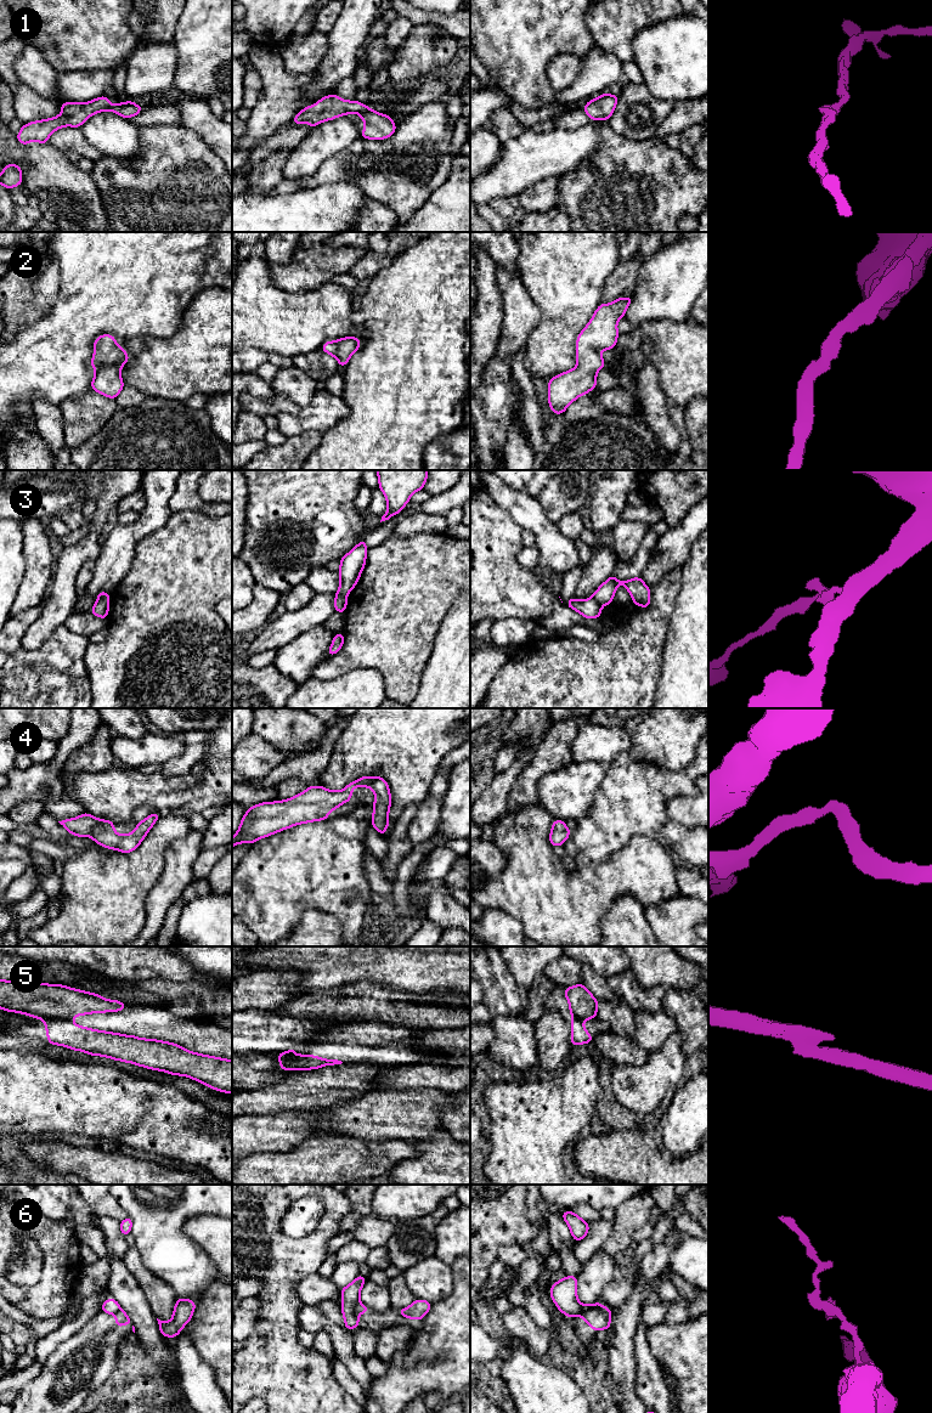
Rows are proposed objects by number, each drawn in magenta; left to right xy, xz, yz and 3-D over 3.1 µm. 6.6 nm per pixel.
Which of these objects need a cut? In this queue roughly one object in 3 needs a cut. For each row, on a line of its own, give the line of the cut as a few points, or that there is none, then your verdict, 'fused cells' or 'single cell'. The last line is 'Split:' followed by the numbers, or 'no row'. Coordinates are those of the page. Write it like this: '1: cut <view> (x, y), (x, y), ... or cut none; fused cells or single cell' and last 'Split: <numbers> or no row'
1: cut none; single cell
2: cut none; single cell
3: cut yz (592, 597), (602, 605); fused cells
4: cut none; single cell
5: cut xy (58, 1018), (43, 1019); fused cells
6: cut yz (602, 1309), (591, 1309), (582, 1316); fused cells
Split: 3, 5, 6

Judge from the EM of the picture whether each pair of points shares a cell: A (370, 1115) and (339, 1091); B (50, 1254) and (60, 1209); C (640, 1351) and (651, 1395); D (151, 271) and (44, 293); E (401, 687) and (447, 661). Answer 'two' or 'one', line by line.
A: two
B: two
C: one
D: two
E: two

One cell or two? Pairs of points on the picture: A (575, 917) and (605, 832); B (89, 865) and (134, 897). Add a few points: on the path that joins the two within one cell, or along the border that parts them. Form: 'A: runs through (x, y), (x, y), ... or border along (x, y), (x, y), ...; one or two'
A: border along (619, 852), (604, 857), (596, 865), (577, 868); two
B: runs through (100, 876), (123, 897); one

